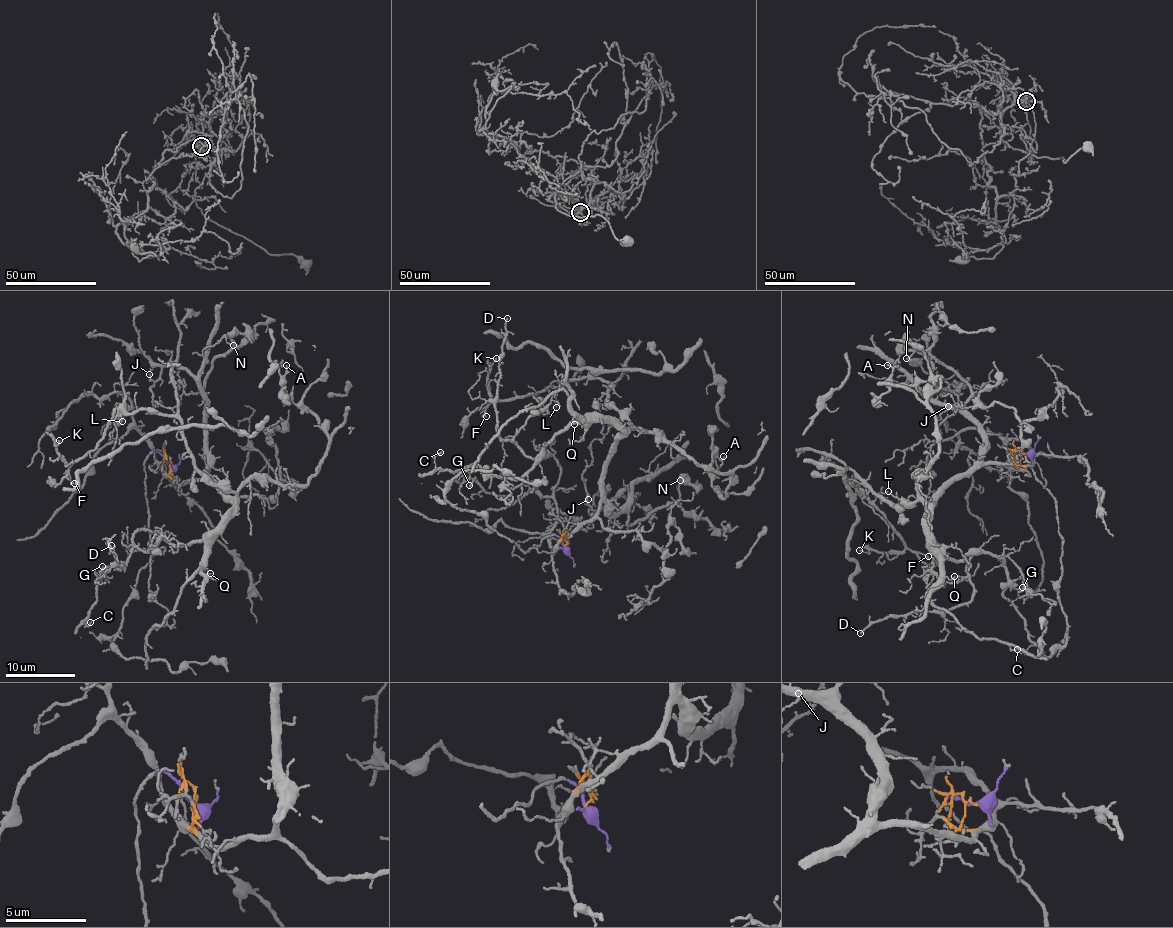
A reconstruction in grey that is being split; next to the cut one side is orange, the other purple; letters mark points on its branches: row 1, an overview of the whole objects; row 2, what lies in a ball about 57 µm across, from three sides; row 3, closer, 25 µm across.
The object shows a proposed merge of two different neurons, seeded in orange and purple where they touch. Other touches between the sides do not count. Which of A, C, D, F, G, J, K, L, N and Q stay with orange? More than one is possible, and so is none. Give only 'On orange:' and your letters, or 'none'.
On orange: A, C, D, F, G, J, K, L, N, Q

